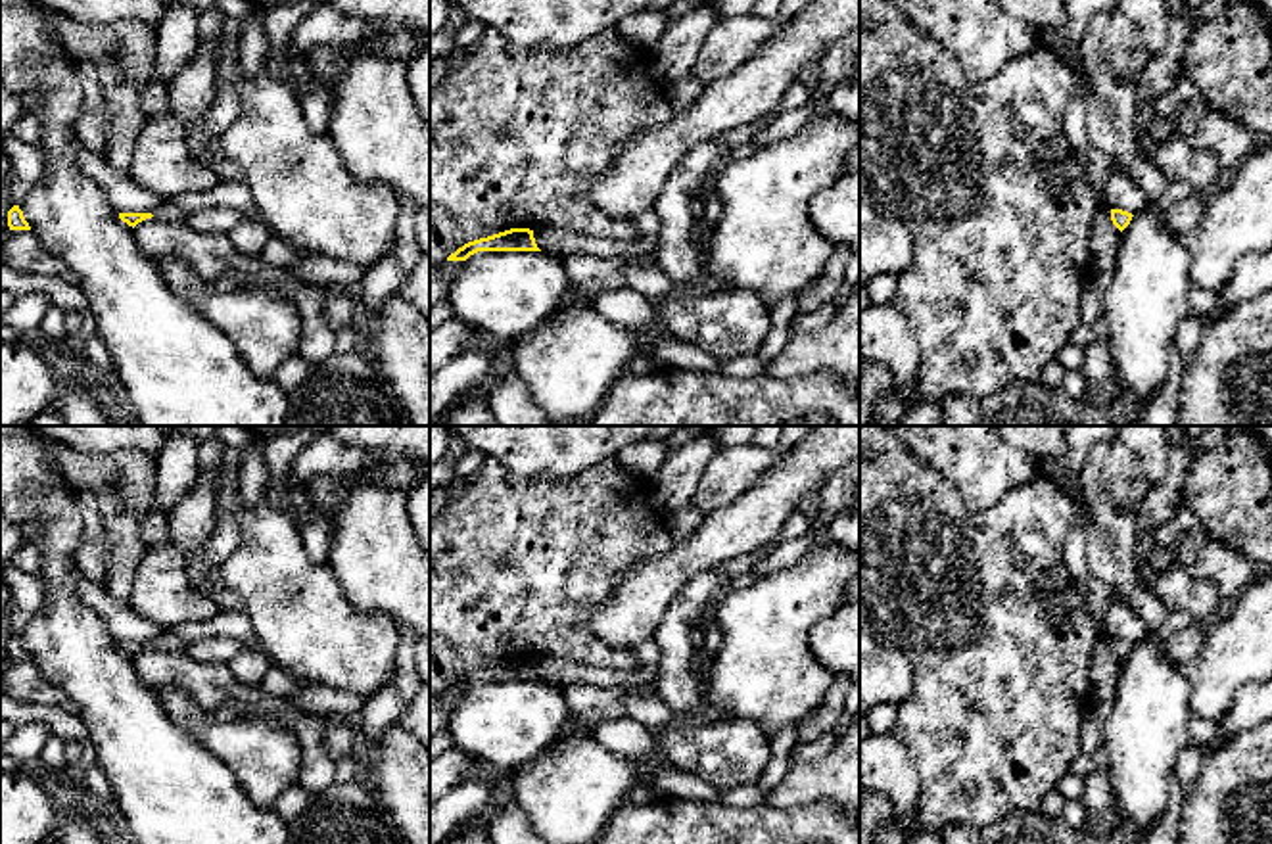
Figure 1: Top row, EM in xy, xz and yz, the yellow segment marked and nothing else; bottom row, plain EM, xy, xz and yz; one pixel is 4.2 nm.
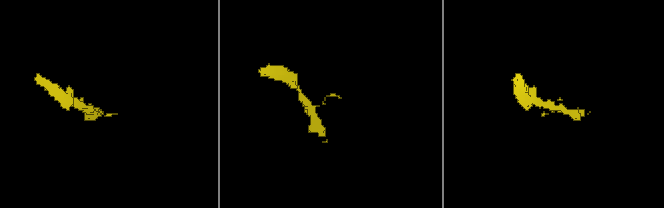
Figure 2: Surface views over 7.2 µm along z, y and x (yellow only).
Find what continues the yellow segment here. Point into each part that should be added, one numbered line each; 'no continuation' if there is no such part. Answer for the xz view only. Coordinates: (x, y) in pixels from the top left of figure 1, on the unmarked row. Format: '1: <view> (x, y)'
no continuation

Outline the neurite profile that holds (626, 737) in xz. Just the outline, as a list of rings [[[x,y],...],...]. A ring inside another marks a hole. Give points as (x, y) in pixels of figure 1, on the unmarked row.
[[[597,715],[593,737],[602,748],[622,758],[637,762],[656,760],[666,763],[660,756],[658,737],[627,715],[616,719]]]

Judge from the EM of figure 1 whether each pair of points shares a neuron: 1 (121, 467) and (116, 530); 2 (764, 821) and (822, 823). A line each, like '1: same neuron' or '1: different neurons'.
1: same neuron
2: same neuron

